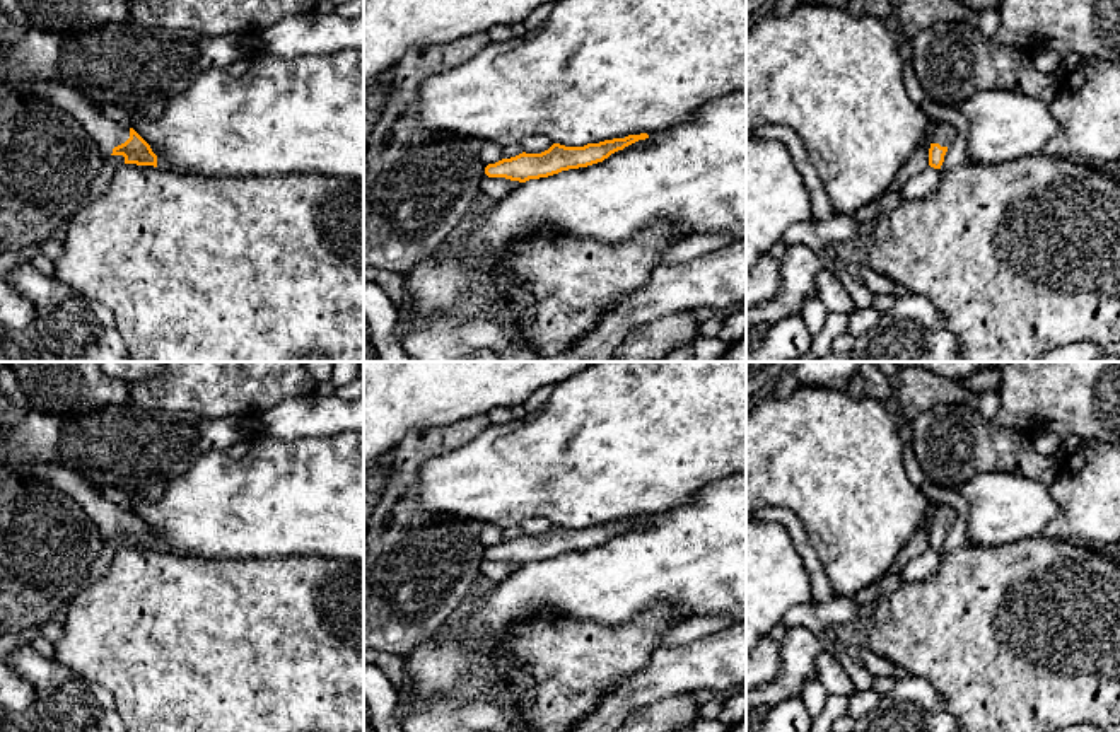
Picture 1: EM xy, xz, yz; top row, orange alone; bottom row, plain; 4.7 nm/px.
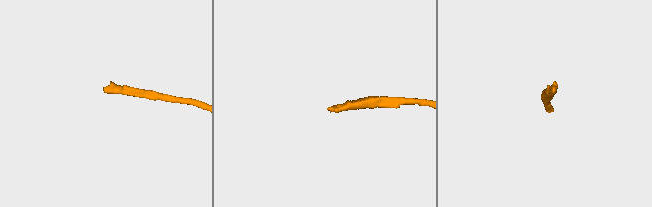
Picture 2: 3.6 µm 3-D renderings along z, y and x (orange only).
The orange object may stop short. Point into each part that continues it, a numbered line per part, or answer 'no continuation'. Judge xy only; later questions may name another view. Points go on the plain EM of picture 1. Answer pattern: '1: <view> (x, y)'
1: xy (106, 516)

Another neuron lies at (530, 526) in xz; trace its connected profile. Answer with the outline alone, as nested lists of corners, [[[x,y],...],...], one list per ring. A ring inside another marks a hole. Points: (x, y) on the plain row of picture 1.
[[[526,519],[519,526],[526,536],[541,536],[553,527],[548,519]]]

